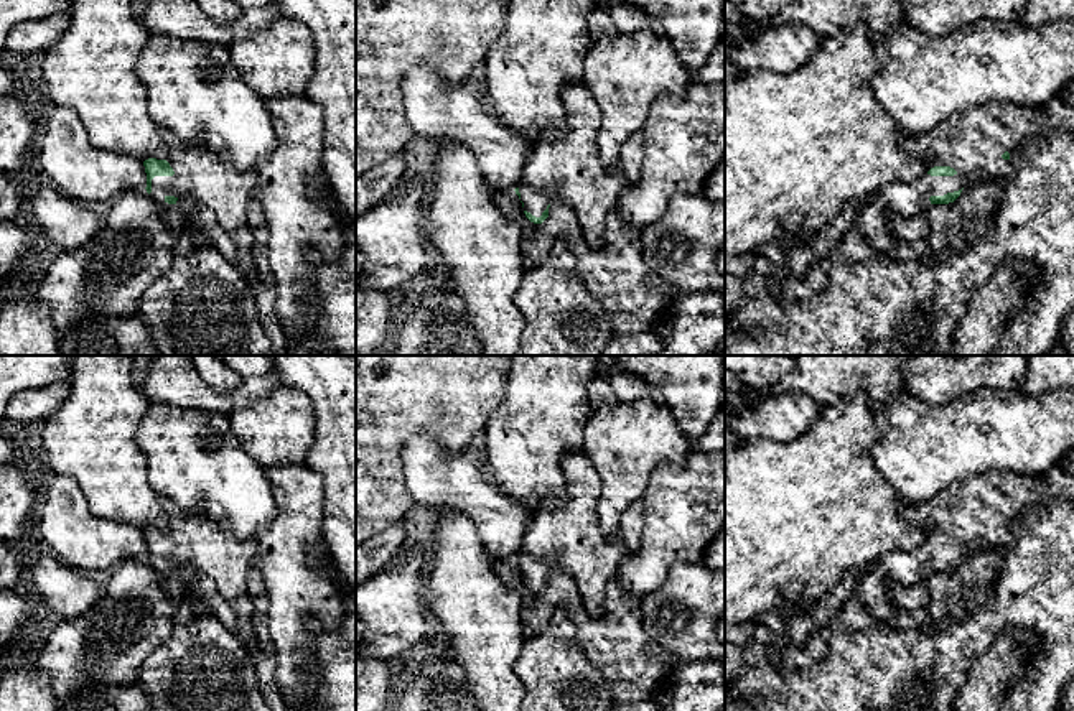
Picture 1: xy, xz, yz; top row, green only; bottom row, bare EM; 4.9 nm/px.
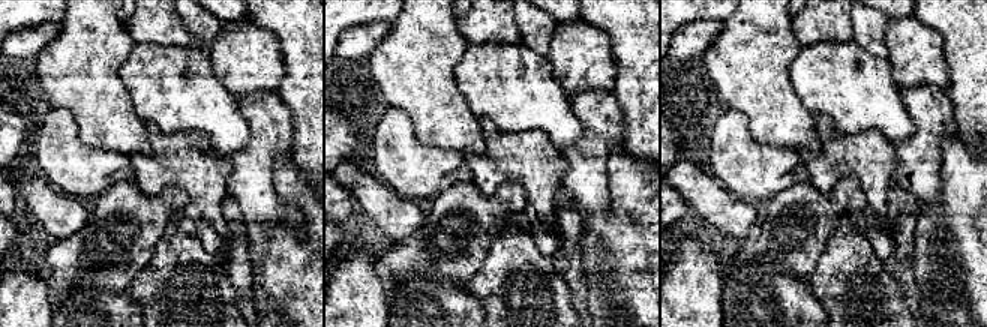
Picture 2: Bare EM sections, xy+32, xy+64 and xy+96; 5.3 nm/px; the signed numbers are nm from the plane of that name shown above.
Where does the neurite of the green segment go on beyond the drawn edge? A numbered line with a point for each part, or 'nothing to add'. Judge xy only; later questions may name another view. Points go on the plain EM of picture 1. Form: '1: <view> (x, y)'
1: xy (200, 542)

